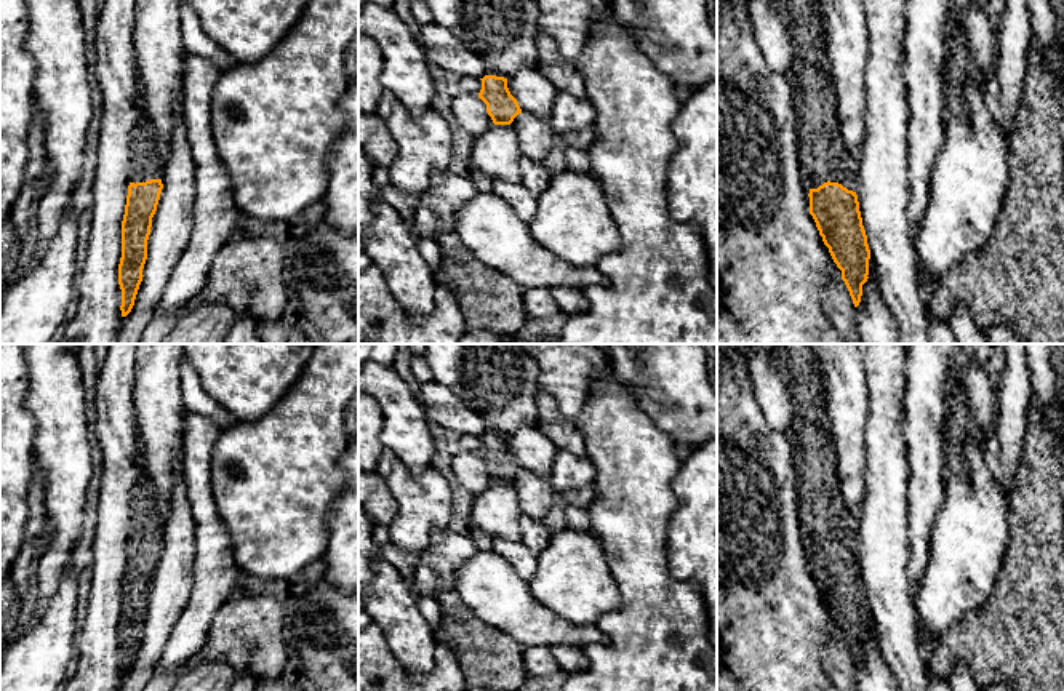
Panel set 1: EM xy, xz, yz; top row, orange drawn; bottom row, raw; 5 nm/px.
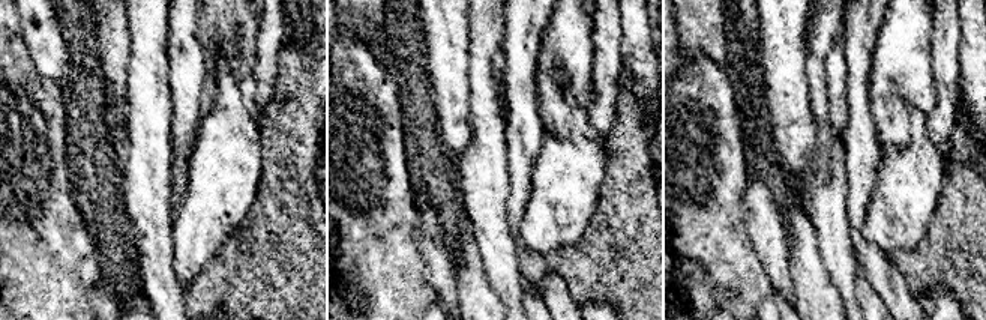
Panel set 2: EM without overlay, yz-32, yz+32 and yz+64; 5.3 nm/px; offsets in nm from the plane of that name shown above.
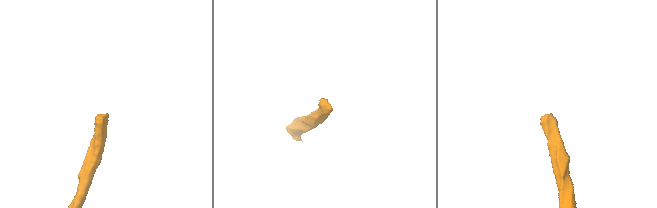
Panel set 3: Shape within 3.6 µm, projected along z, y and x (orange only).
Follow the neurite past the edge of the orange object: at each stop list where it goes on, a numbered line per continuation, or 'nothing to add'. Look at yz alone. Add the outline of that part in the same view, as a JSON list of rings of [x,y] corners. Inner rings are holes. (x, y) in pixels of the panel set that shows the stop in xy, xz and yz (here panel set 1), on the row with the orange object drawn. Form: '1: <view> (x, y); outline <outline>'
1: yz (823, 157); outline [[[778,0],[782,21],[792,40],[795,61],[792,66],[794,104],[798,118],[798,162],[800,173],[810,189],[824,182],[838,182],[856,190],[858,160],[854,160],[842,139],[835,112],[835,90],[827,70],[827,40],[818,0]]]

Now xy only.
1: xy (146, 165); outline [[[138,85],[136,109],[139,114],[138,123],[133,128],[131,142],[131,182],[146,182],[150,179],[162,179],[162,162],[155,150],[155,141],[150,122],[144,112],[144,96]]]

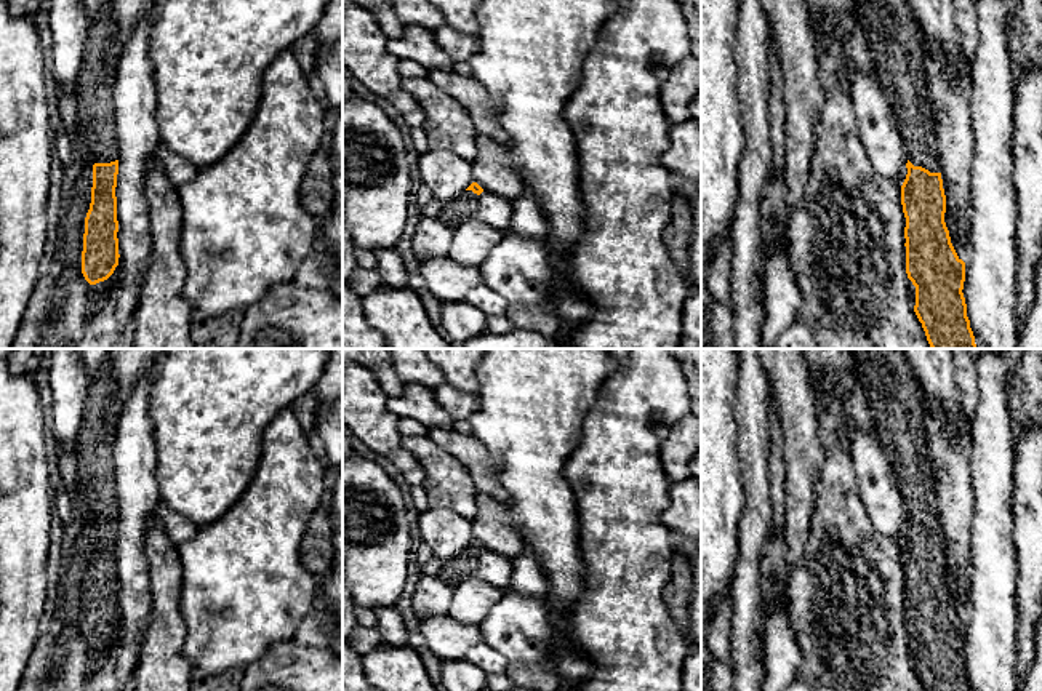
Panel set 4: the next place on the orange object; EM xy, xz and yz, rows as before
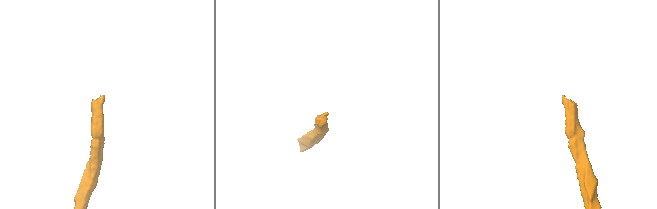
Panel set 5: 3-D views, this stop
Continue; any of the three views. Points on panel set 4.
1: yz (895, 35); outline [[[856,0],[869,43],[876,78],[896,118],[908,160],[940,173],[938,141],[932,115],[924,45],[908,0]]]

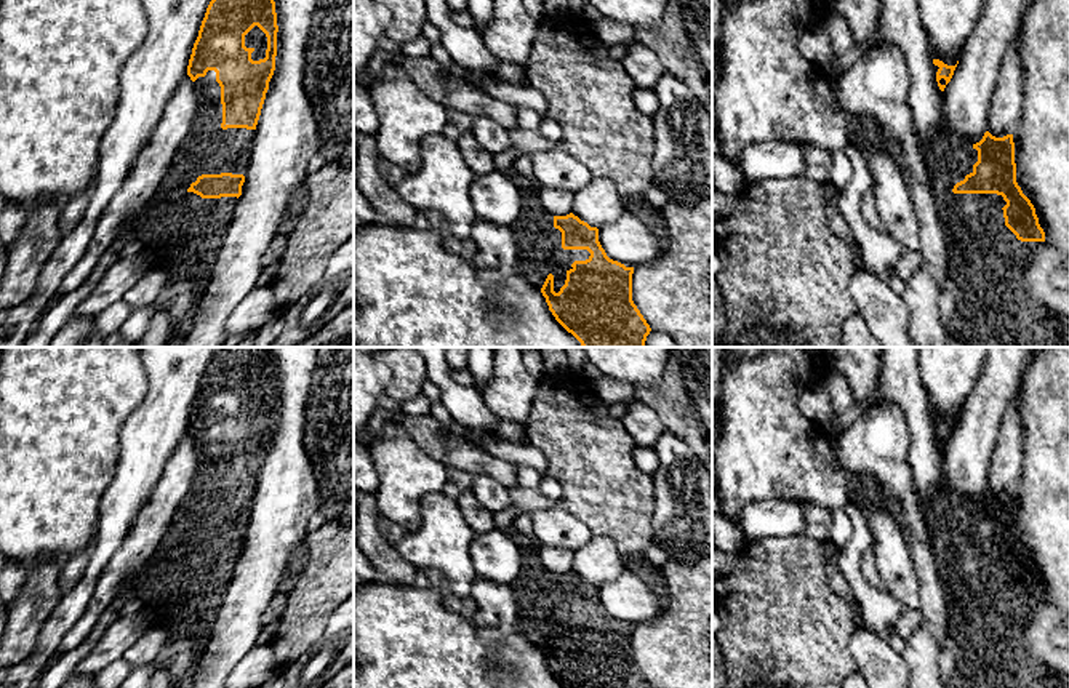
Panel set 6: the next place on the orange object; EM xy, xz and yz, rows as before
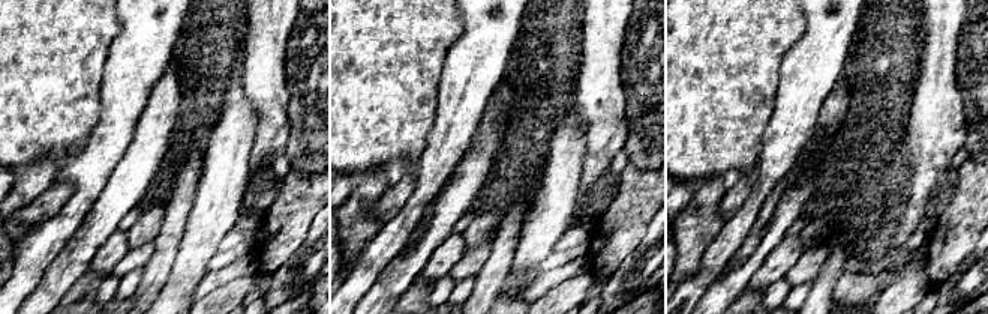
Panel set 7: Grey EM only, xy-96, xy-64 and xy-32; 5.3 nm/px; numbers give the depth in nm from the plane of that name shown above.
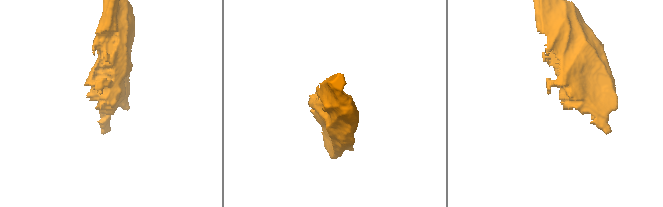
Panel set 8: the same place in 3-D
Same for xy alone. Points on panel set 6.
1: xy (183, 232); outline [[[208,70],[205,77],[198,77],[194,86],[198,96],[195,120],[158,190],[138,219],[133,238],[142,243],[142,248],[150,253],[150,266],[160,267],[168,280],[182,282],[189,278],[197,282],[202,290],[206,290],[213,264],[222,248],[222,240],[238,198],[202,198],[187,189],[202,174],[232,173],[245,176],[256,131],[246,128],[221,128],[221,86],[216,82],[214,70]]]

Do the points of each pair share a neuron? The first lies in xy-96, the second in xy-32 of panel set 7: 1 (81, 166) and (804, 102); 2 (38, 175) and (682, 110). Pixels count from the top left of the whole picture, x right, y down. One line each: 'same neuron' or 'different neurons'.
1: same neuron
2: different neurons

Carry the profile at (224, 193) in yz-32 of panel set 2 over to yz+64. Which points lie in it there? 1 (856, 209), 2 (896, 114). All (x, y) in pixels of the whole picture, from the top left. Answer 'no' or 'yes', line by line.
1: no
2: no

